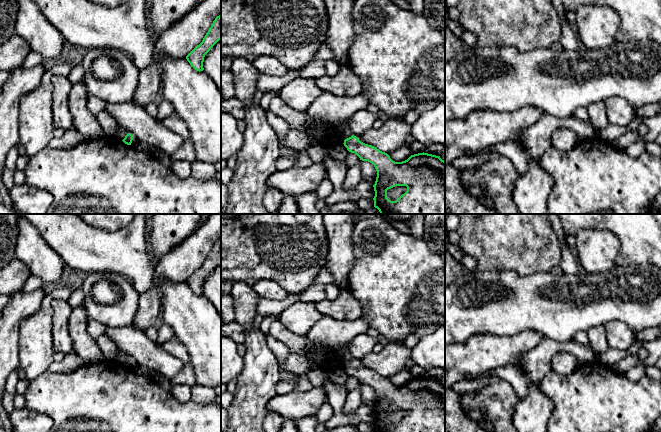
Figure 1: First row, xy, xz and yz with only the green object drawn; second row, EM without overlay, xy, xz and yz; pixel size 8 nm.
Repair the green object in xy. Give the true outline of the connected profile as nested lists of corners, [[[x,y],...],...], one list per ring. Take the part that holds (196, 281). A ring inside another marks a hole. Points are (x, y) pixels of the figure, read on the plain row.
[[[217,240],[211,251],[203,262],[202,266],[197,269],[187,280],[186,283],[196,295],[203,295],[203,286],[205,279],[210,273],[221,264],[221,240]]]

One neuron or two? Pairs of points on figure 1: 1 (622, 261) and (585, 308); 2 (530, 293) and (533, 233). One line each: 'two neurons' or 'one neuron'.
1: two neurons
2: two neurons

